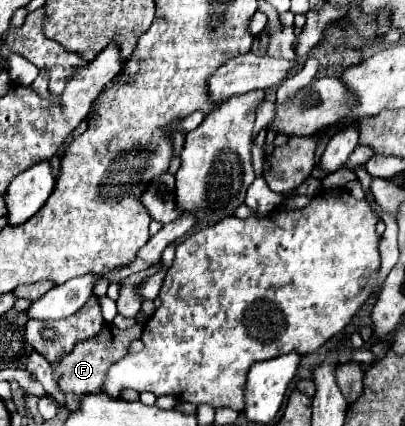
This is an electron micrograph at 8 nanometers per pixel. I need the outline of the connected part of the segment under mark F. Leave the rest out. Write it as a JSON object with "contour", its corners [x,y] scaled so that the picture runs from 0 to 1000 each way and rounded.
{"contour":[[[262,761],[252,770],[252,784],[237,784],[222,798],[202,798],[188,803],[183,822],[173,831],[163,831],[133,864],[133,892],[148,906],[148,915],[163,930],[163,958],[168,962],[188,962],[198,948],[198,934],[207,925],[227,925],[227,920],[247,920],[252,915],[252,897],[262,892],[267,864],[277,854],[286,854],[296,840],[306,840],[321,822],[321,803],[331,793],[351,789],[351,765],[331,761],[316,775],[291,775],[281,761]]]}

